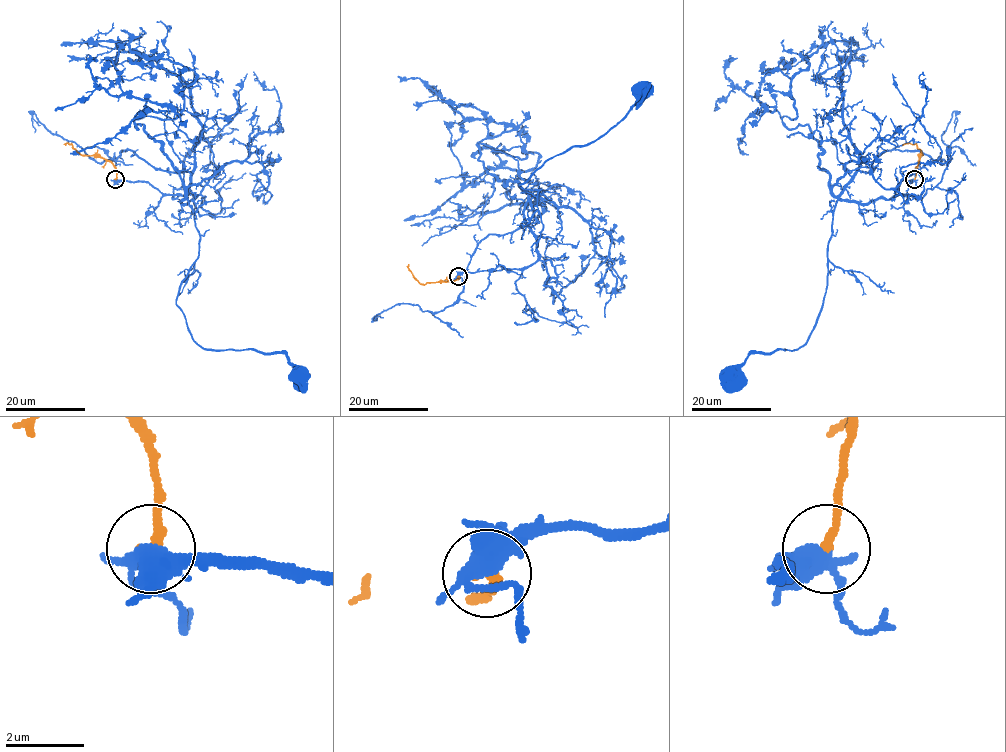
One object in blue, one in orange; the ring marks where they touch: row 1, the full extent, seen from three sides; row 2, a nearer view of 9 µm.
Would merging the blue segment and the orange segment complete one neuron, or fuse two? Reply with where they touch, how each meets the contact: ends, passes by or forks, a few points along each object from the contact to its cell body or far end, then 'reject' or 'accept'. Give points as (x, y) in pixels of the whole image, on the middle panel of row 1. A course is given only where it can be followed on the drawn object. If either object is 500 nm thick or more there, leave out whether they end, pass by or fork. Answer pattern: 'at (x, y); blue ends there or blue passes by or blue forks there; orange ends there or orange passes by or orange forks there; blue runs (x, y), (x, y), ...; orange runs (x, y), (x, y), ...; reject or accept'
at (458, 276); blue forks there; orange ends there; blue runs (459, 277), (529, 267), (537, 250), (524, 205), (542, 193), (519, 185), (547, 160), (607, 133), (643, 92); orange runs (459, 277), (453, 281), (421, 284), (409, 264); accept

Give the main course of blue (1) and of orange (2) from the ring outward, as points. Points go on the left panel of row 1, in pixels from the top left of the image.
1: (116, 179), (194, 195), (181, 201), (198, 259), (176, 299), (192, 338), (283, 353), (300, 374)
2: (116, 179), (116, 168), (110, 161), (83, 155), (72, 144), (66, 144)

